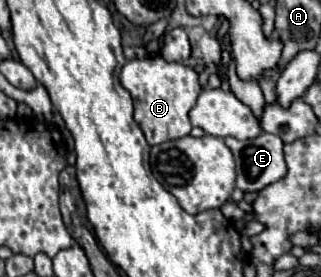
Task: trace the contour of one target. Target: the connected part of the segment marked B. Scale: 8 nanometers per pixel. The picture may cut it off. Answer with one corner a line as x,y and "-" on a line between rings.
153,54
145,60
129,60
121,70
121,84
133,96
135,120
151,146
183,138
191,132
189,110
195,106
201,92
199,74
193,68
179,62
167,62
161,54

